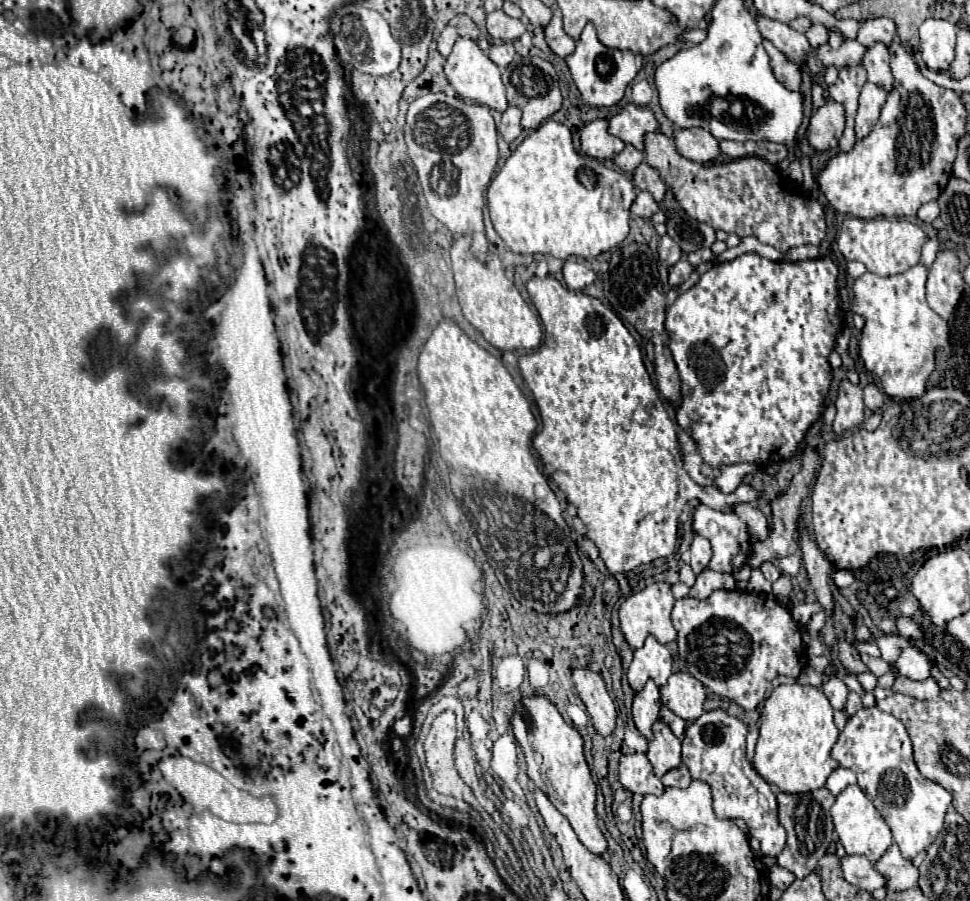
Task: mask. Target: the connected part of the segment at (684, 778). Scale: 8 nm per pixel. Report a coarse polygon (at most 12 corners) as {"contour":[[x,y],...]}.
{"contour":[[687,766],[669,770],[661,778],[665,786],[687,788],[691,774]]}

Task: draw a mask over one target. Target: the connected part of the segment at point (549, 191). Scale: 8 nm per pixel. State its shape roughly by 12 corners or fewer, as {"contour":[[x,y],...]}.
{"contour":[[543,122],[491,180],[515,254],[591,260],[629,234],[629,176]]}

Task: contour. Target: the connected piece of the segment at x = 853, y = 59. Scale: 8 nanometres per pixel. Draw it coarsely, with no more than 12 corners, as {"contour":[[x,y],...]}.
{"contour":[[845,40],[839,50],[821,44],[823,64],[843,68],[859,64],[865,46]]}

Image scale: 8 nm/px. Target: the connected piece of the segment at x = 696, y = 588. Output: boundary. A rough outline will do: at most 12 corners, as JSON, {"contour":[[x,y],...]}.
{"contour":[[705,568],[689,590],[705,600],[715,590],[734,590],[732,574]]}

